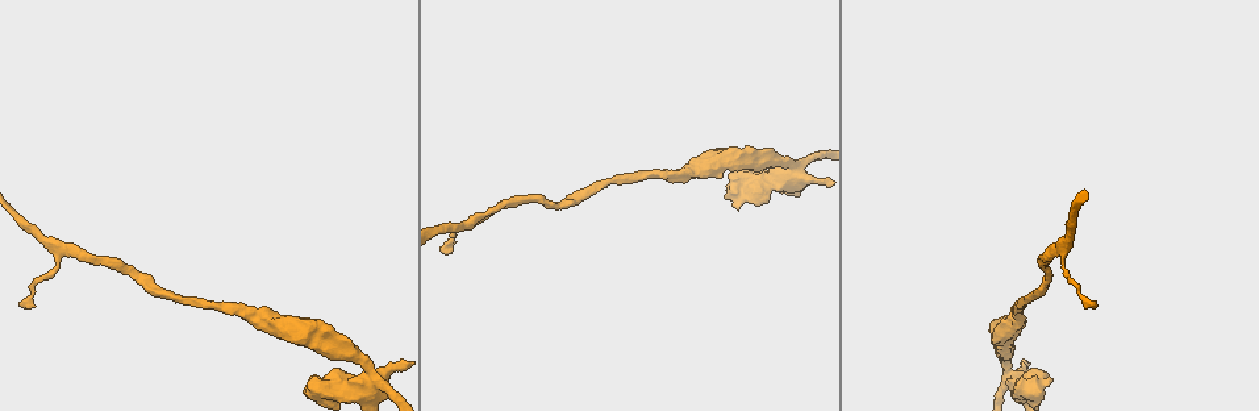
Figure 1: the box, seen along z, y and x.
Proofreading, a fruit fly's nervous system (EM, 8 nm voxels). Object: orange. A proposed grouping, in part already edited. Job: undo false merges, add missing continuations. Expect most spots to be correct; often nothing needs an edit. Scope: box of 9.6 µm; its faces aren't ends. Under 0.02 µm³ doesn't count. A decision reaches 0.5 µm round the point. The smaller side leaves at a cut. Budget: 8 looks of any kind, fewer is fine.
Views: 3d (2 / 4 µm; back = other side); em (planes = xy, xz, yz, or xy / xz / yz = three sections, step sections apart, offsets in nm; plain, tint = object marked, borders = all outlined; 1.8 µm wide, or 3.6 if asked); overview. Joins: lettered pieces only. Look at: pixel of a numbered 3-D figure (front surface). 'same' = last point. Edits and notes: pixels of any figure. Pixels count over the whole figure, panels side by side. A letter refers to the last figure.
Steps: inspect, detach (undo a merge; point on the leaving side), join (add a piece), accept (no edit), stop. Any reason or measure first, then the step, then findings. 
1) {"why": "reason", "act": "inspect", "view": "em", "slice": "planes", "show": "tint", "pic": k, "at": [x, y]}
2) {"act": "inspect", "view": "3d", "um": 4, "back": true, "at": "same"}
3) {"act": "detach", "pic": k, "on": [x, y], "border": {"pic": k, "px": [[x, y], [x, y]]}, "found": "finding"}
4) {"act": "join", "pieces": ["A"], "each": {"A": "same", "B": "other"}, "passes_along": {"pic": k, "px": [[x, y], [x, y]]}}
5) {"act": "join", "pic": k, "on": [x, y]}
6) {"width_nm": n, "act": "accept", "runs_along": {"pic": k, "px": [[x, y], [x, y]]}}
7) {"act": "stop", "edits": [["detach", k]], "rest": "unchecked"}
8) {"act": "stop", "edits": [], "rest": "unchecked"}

{"act": "inspect", "view": "3d", "um": 4, "pic": 1, "at": [1091, 306]}

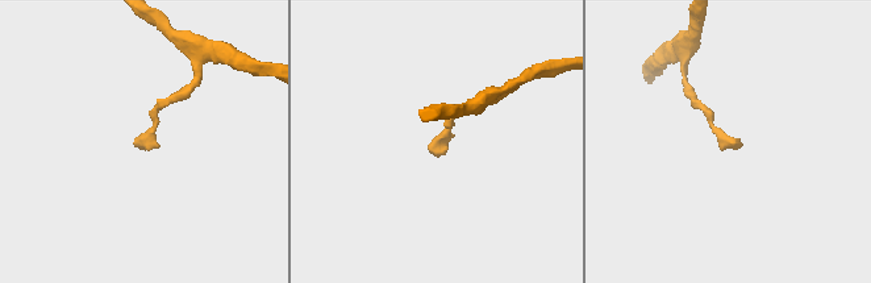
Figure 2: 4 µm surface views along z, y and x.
{"why": "now the EM", "act": "inspect", "view": "em", "slice": "planes", "show": "tint", "pic": 2, "at": [734, 143]}

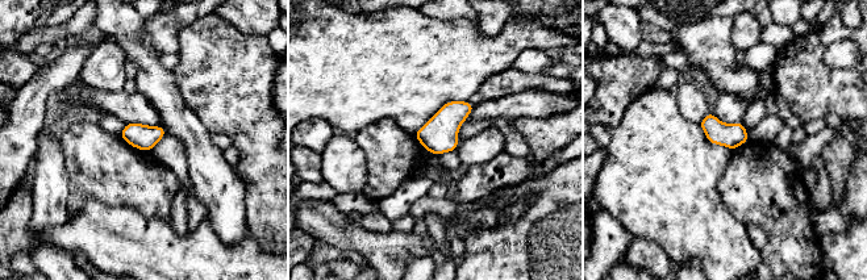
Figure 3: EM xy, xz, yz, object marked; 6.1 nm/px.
{"act": "inspect", "view": "em", "slice": "planes", "show": "borders", "at": "same"}

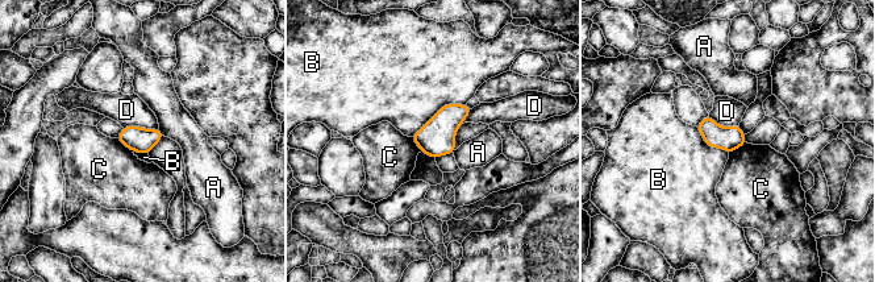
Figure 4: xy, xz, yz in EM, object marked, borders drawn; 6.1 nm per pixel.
{"width_nm": 160, "act": "accept", "each": {"A": "other", "B": "other", "C": "other", "D": "other"}, "border": {"pic": 4, "px": [[117, 137], [125, 146], [133, 150]]}, "found": "no lettered piece goes on from it"}

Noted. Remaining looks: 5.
{"act": "inspect", "view": "em", "slice": "planes", "show": "borders", "pic": 1, "at": [491, 211]}

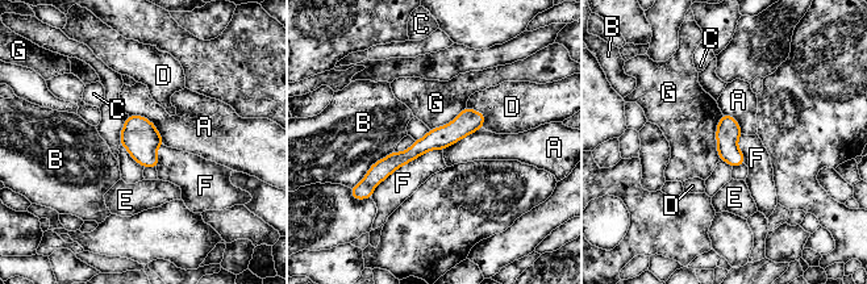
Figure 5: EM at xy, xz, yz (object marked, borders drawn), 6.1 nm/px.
{"act": "accept", "each": {"A": "other", "B": "other", "C": "other", "D": "other", "E": "other", "F": "other", "G": "other"}, "runs_along": {"pic": 5, "px": [[482, 117], [394, 161], [367, 182]]}, "found": "continuous, no second cell"}

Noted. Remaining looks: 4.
{"why": "sudden change in width", "act": "inspect", "view": "3d", "um": 4, "pic": 1, "at": [799, 174]}

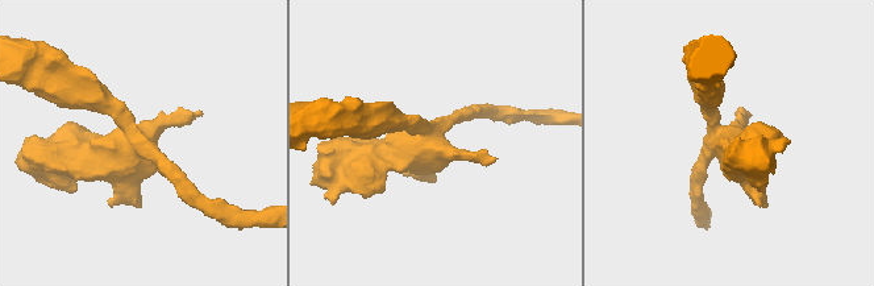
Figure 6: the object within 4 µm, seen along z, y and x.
{"act": "inspect", "view": "em", "um": 3.6, "slice": "planes", "show": "borders", "pic": 6, "at": [429, 145]}

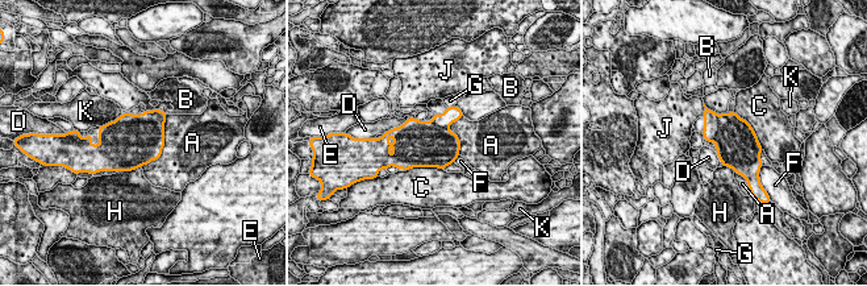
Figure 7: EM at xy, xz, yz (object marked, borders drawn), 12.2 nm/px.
{"width_nm": 500, "act": "detach", "pic": 7, "on": [734, 139], "each": {"A": "other", "B": "other", "C": "other", "D": "other", "E": "other", "F": "other", "G": "other", "H": "other", "J": "other", "K": "other"}, "border": {"pic": 7, "px": [[718, 115], [718, 131], [712, 141]]}, "found": "two cells meet here"}

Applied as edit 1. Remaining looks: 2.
{"act": "stop", "edits": [["detach", 7]], "rest": "unchecked"}

